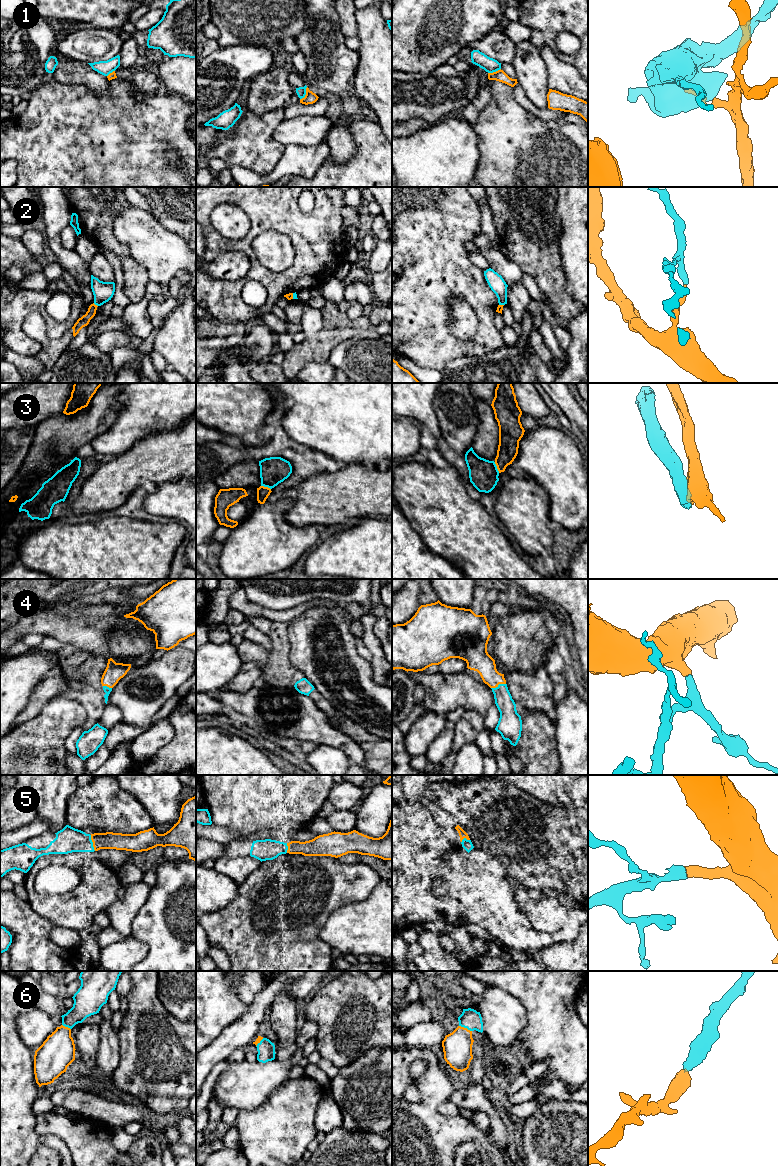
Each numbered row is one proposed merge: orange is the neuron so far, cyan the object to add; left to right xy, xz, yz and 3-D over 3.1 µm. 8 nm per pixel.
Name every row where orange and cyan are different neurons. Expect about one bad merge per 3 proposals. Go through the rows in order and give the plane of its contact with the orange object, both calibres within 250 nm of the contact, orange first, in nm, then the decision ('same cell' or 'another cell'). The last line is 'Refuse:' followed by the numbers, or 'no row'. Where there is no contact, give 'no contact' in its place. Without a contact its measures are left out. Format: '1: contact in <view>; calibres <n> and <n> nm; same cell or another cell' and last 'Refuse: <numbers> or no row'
1: contact in xz; calibres 90 and 80 nm; another cell
2: contact in xy; calibres 80 and 160 nm; another cell
3: contact in yz; calibres 160 and 240 nm; another cell
4: contact in yz; calibres 180 and 140 nm; same cell
5: contact in xy; calibres 140 and 200 nm; same cell
6: contact in yz; calibres 240 and 160 nm; same cell
Refuse: 1, 2, 3

